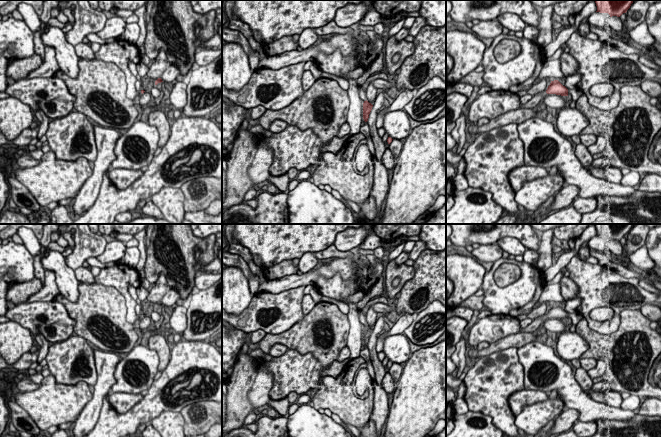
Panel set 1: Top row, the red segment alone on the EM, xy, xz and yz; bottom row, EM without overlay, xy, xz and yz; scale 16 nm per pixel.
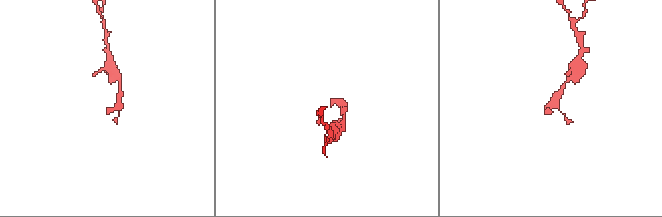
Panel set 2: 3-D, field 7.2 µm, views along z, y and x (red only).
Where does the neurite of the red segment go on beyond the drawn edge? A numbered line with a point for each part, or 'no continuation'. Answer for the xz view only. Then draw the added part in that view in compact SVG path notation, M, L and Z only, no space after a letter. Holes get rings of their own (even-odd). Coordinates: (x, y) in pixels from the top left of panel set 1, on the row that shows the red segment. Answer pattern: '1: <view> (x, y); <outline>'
1: xz (362, 93); M359 85L359 96L360 96L362 101L366 101L367 100L366 91L364 91L362 86L360 86L360 85Z

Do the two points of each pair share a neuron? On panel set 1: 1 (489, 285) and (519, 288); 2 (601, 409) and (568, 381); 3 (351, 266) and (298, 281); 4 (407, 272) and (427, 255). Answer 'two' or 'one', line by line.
1: one
2: one
3: one
4: two

